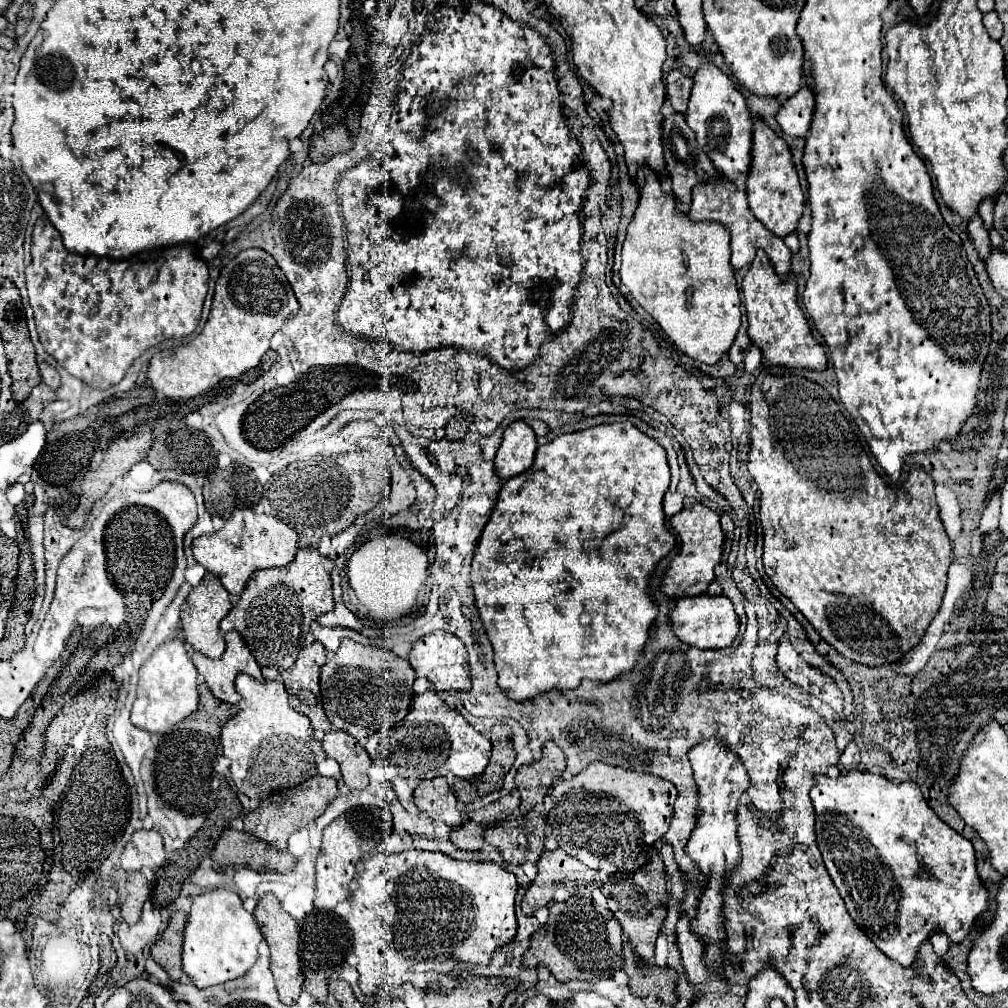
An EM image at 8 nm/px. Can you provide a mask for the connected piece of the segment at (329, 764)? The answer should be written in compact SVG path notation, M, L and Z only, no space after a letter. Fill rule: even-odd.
M327 757L323 763L319 763L319 773L321 773L321 775L327 775L327 777L335 777L337 781L343 779L343 777L341 777L339 763L337 763L335 759L329 759L329 757Z

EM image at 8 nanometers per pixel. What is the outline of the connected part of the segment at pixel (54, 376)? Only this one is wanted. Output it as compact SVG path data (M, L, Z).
M39 363L39 369L41 369L41 377L43 377L43 381L45 381L53 391L57 391L57 389L61 387L57 369L55 369L53 365L49 365L49 363Z

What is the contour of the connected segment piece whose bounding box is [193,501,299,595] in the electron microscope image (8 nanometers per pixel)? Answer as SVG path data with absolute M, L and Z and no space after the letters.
M255 501L251 509L247 509L247 505L235 509L221 531L195 539L193 555L207 571L221 579L223 587L231 595L241 595L249 577L257 569L289 565L295 559L297 541L299 535L295 533L295 529L291 529L291 525L263 513L263 509L259 509L259 501Z

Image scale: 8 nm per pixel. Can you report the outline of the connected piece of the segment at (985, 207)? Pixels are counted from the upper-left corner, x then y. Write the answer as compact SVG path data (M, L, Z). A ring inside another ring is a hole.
M985 199L985 201L979 205L979 215L981 215L981 219L983 219L985 229L989 231L989 229L993 227L993 201Z

